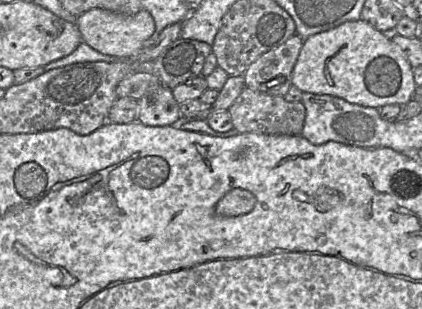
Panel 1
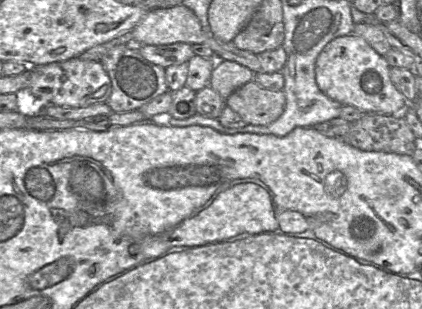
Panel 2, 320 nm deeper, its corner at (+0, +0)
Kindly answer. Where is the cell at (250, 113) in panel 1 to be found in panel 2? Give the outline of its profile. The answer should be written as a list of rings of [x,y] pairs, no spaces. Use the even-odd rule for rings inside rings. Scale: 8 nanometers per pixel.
[[[253,80],[236,89],[225,101],[247,124],[266,126],[283,114],[286,96],[283,90],[272,91]]]

